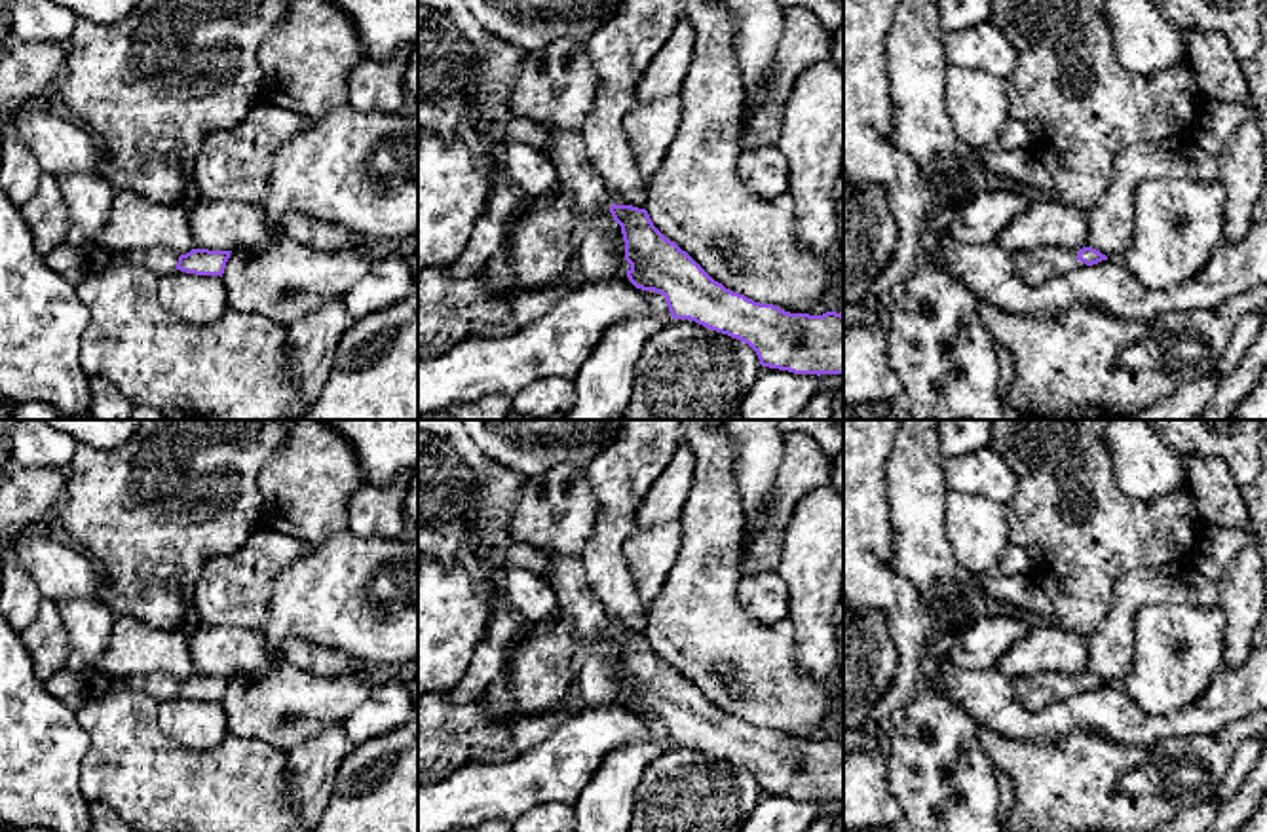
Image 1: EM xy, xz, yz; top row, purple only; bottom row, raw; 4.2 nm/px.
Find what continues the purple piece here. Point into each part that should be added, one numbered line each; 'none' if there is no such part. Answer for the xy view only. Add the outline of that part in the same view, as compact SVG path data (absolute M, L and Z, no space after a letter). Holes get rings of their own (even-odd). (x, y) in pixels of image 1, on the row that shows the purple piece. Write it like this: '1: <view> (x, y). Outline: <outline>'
1: xy (162, 261). Outline: M154 247L139 255L139 260L150 268L156 275L167 275L177 272L179 253L165 247Z

